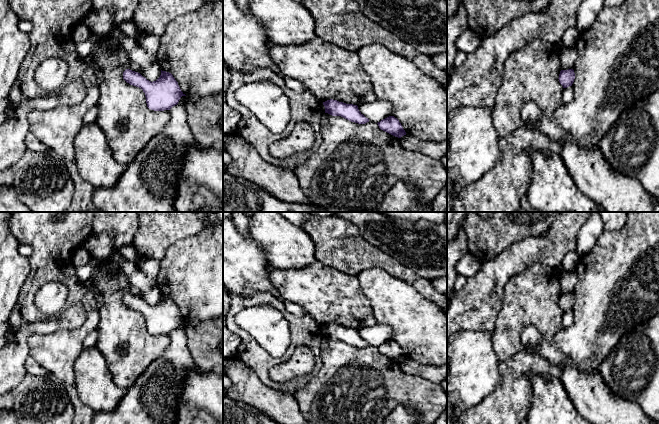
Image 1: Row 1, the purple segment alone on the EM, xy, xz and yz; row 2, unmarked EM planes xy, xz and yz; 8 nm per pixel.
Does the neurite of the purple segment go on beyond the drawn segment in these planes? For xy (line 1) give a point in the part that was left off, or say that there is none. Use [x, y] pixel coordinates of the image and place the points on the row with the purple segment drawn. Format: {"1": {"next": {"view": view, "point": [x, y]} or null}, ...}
{"1": {"next": null}}

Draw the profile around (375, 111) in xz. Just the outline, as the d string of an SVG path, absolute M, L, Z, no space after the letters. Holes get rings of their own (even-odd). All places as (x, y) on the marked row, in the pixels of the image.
M376 99L373 102L365 102L357 105L361 114L371 122L378 123L381 120L392 116L393 106L389 102Z

